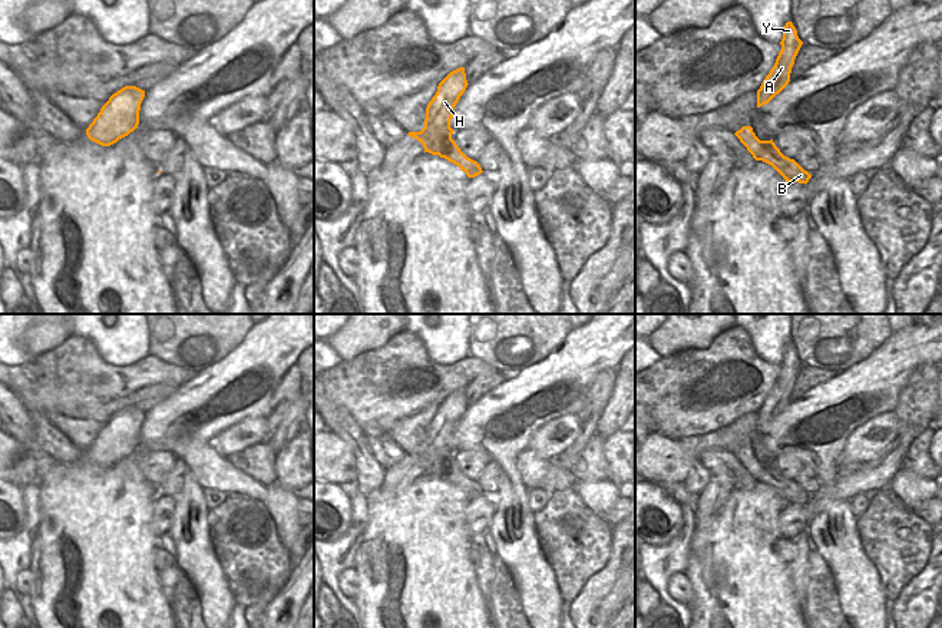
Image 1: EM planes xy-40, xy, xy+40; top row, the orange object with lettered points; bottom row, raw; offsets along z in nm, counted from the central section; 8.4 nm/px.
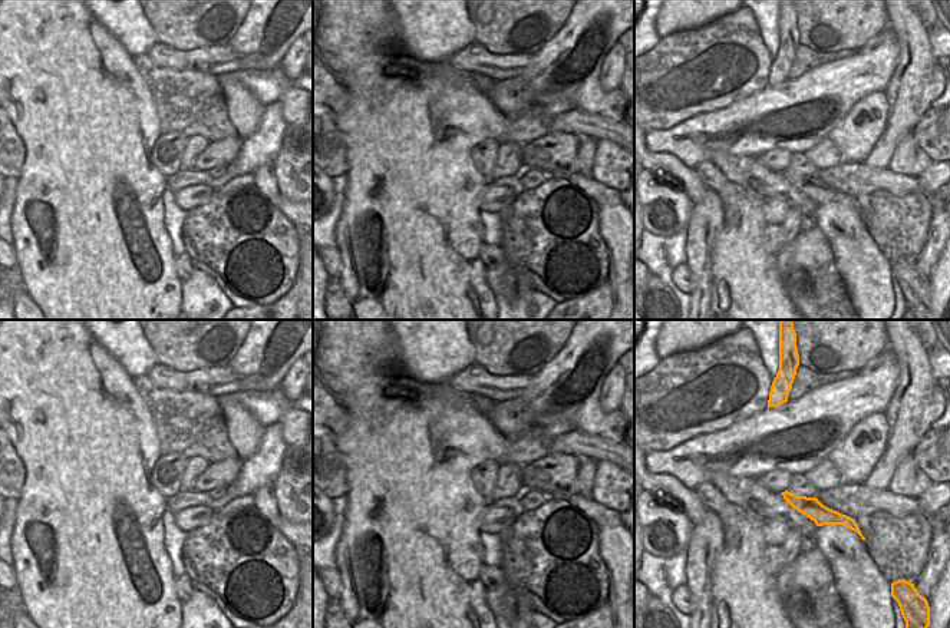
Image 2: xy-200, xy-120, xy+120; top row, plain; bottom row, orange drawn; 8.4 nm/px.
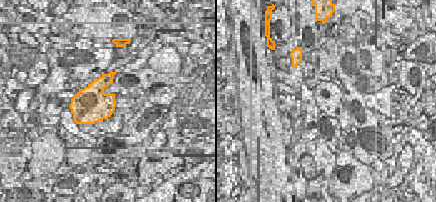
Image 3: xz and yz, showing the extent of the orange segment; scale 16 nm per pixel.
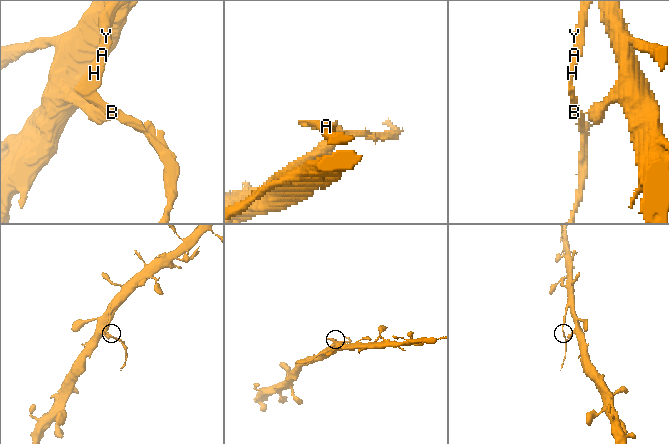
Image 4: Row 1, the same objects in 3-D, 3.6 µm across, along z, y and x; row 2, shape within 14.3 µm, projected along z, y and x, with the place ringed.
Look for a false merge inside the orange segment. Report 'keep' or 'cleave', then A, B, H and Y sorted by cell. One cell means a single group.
cleave; groups A H Y / B

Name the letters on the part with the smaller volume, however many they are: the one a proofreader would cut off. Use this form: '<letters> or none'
B

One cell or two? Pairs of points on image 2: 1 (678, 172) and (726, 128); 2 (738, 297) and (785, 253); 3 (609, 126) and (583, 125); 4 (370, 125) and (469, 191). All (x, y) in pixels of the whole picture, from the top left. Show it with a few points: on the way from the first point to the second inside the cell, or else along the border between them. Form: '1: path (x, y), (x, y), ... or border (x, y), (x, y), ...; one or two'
1: border (653, 154), (673, 154), (693, 169); two
2: border (775, 255), (775, 264), (781, 273); two
3: path (603, 126), (589, 125); one
4: path (395, 144), (445, 191); one

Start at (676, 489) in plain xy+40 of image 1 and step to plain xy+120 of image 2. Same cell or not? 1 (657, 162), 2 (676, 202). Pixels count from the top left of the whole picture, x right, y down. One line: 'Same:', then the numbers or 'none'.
Same: 1

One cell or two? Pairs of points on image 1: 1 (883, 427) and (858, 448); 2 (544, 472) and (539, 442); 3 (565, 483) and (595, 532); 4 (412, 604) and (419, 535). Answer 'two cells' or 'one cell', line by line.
1: one cell
2: two cells
3: two cells
4: one cell

